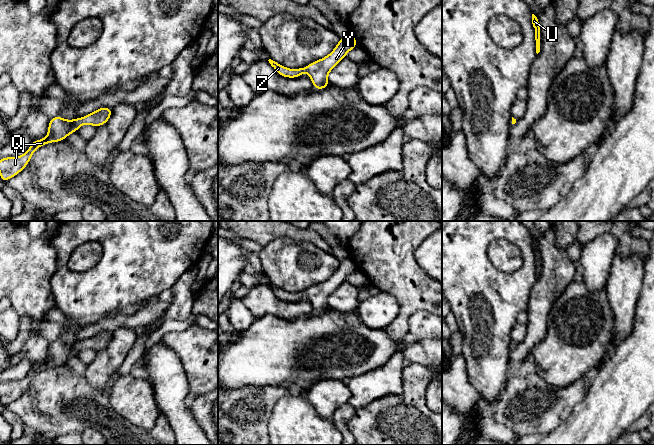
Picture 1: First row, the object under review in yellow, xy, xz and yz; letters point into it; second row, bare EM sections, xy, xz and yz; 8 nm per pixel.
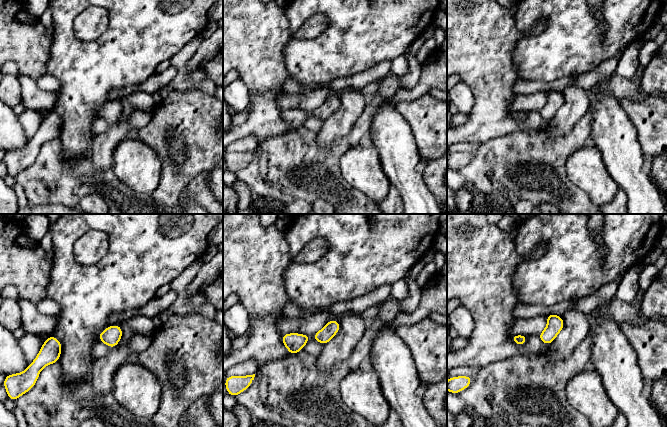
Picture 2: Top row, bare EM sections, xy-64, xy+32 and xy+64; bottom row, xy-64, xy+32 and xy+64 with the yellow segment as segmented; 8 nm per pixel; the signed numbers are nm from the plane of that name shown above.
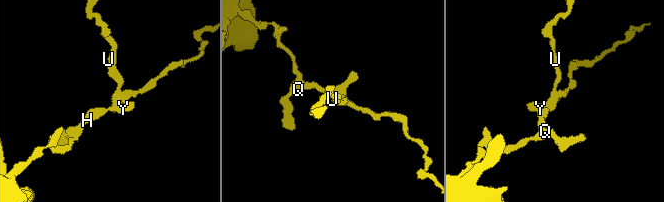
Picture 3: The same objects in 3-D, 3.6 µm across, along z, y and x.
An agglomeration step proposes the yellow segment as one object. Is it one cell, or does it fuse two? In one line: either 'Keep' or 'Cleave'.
Keep

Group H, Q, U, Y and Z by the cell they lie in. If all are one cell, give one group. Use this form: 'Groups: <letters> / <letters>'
Groups: H Q U Y Z

